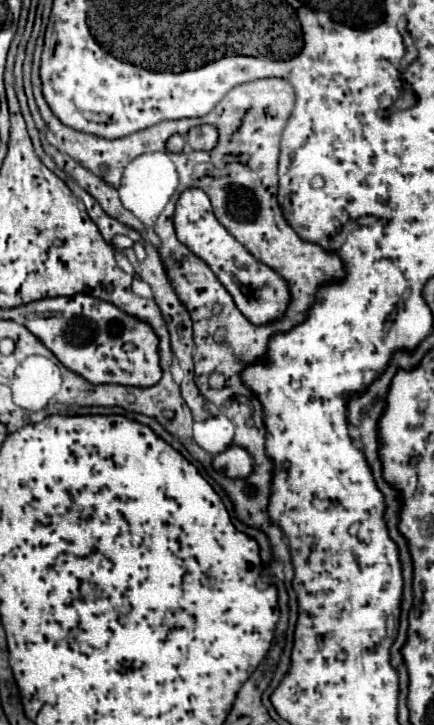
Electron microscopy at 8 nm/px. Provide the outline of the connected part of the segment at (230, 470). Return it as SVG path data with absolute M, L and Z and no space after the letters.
M230 445L226 451L214 455L212 467L218 473L236 479L236 477L244 477L244 475L248 475L248 471L252 471L252 457L242 447Z

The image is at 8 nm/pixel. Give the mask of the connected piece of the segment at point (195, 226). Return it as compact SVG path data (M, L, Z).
M200 189L182 191L176 201L172 221L180 243L184 243L194 255L198 255L202 261L208 263L208 267L214 271L220 283L230 291L230 295L234 297L238 309L244 313L246 319L250 319L256 325L264 325L278 319L286 311L286 305L290 301L286 281L270 267L256 261L232 235L228 235L228 231L214 217L210 199L204 191Z

